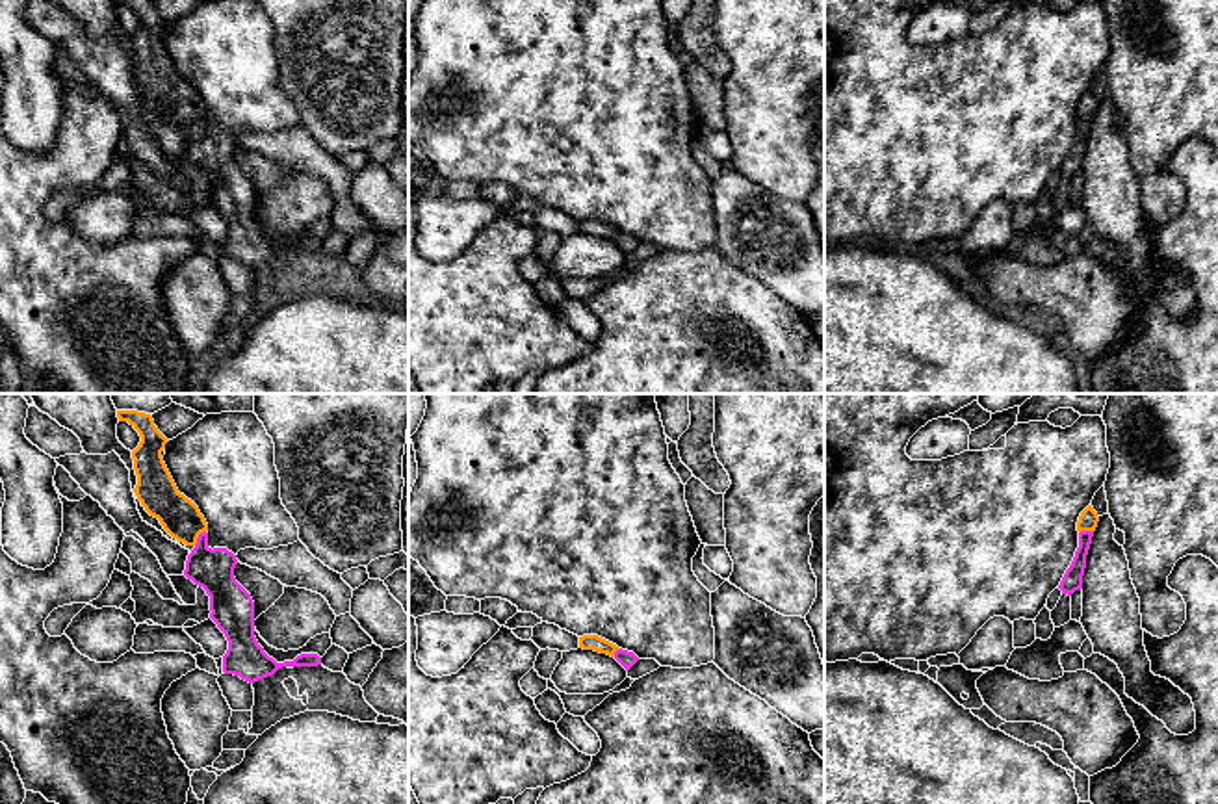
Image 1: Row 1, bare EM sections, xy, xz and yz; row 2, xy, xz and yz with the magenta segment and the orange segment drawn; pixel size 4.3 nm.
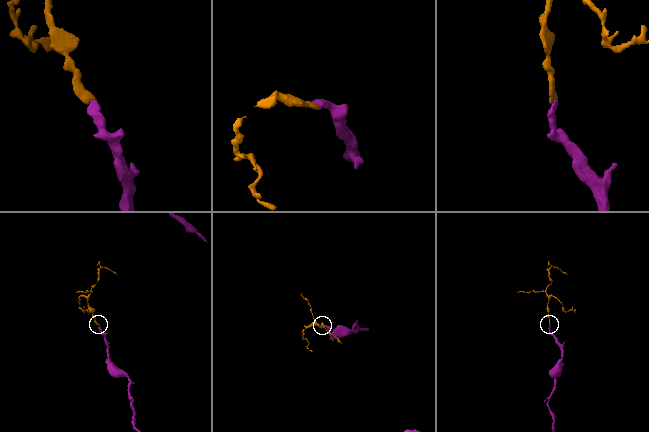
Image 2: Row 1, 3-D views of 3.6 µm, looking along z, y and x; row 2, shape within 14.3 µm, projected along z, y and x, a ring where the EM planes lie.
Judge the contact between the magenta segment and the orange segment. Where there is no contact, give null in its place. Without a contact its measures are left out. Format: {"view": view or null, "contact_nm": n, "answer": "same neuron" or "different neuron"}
{"view": "xy", "contact_nm": 90, "answer": "same neuron"}

